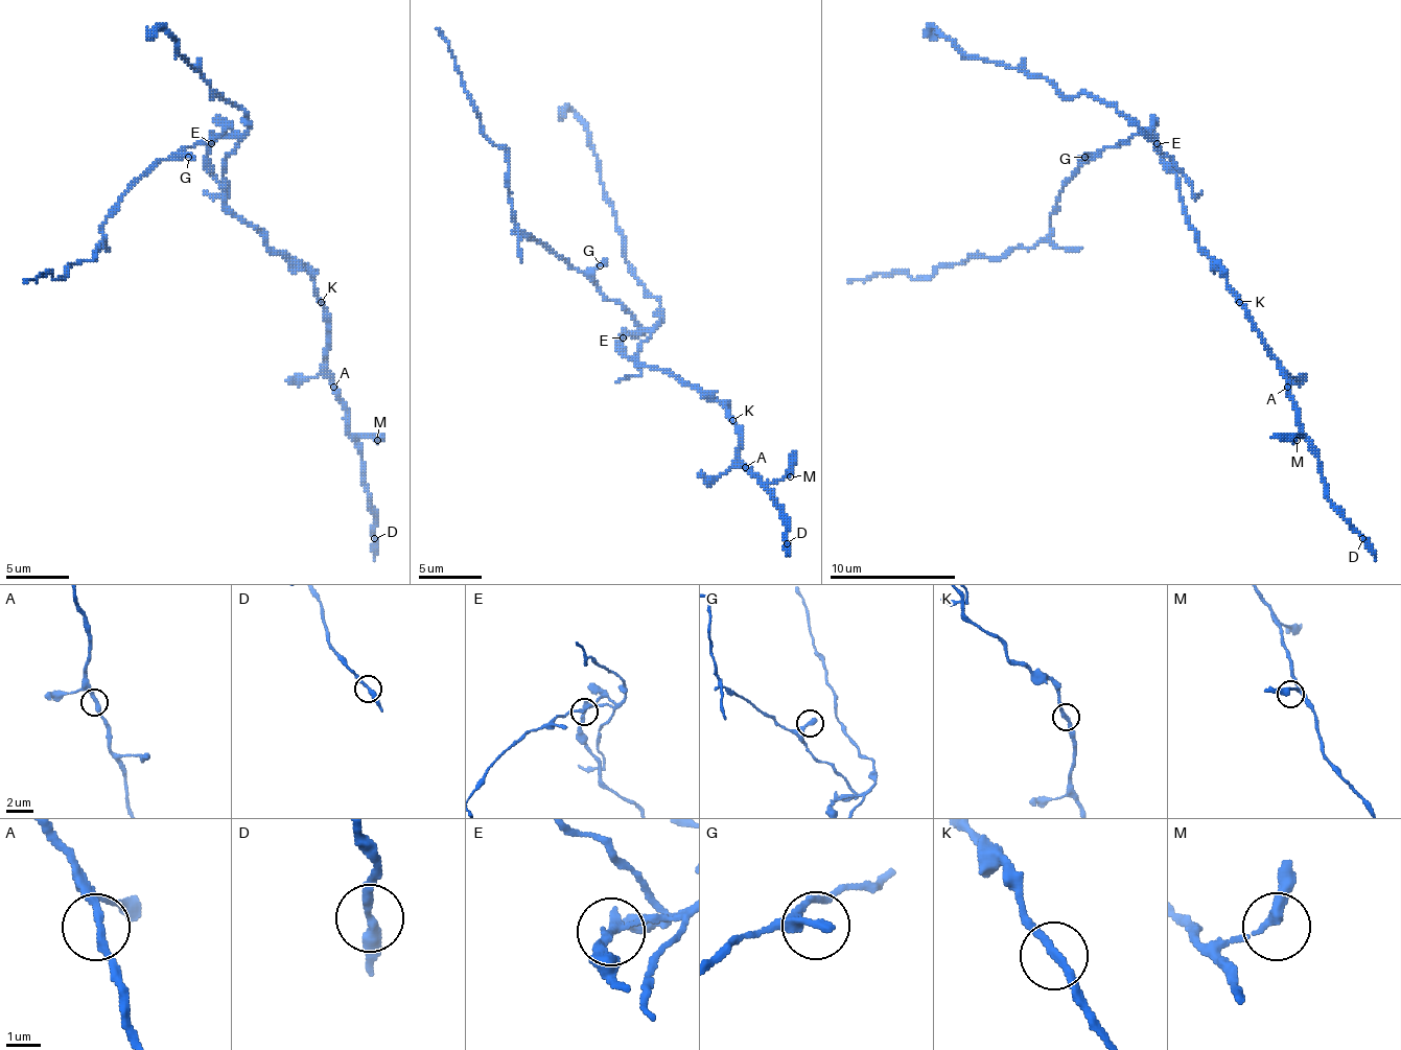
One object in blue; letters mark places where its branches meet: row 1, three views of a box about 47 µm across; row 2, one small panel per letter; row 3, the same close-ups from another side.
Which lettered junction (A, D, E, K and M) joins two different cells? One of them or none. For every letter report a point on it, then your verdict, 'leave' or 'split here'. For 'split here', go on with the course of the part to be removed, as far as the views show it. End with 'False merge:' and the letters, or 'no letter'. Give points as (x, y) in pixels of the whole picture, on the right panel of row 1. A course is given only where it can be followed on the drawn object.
A: place (1287, 387); leave
D: place (1362, 538); leave
E: place (1157, 143); split here; course (1158, 144), (1145, 127), (1088, 160), (1059, 194), (1053, 229), (1031, 248), (920, 279), (877, 273), (848, 282)
K: place (1239, 302); leave
M: place (1297, 440); leave
False merge: E

